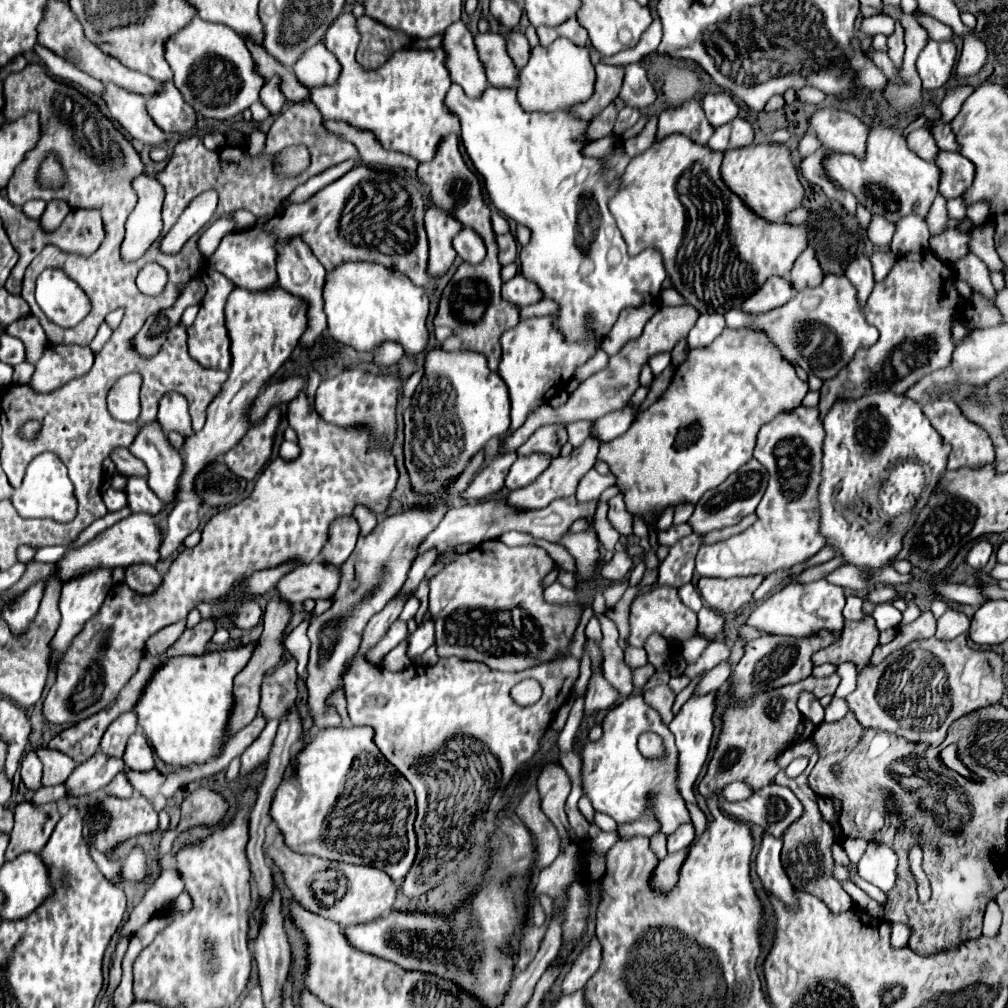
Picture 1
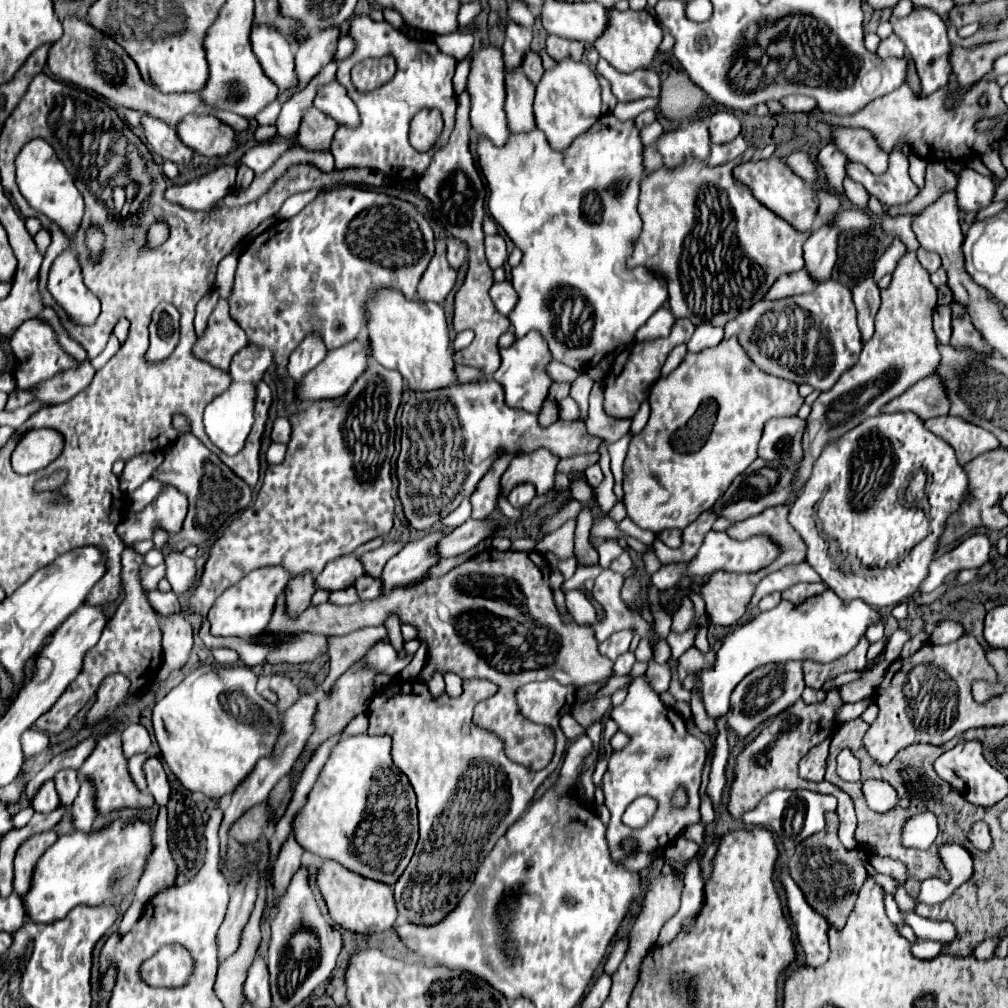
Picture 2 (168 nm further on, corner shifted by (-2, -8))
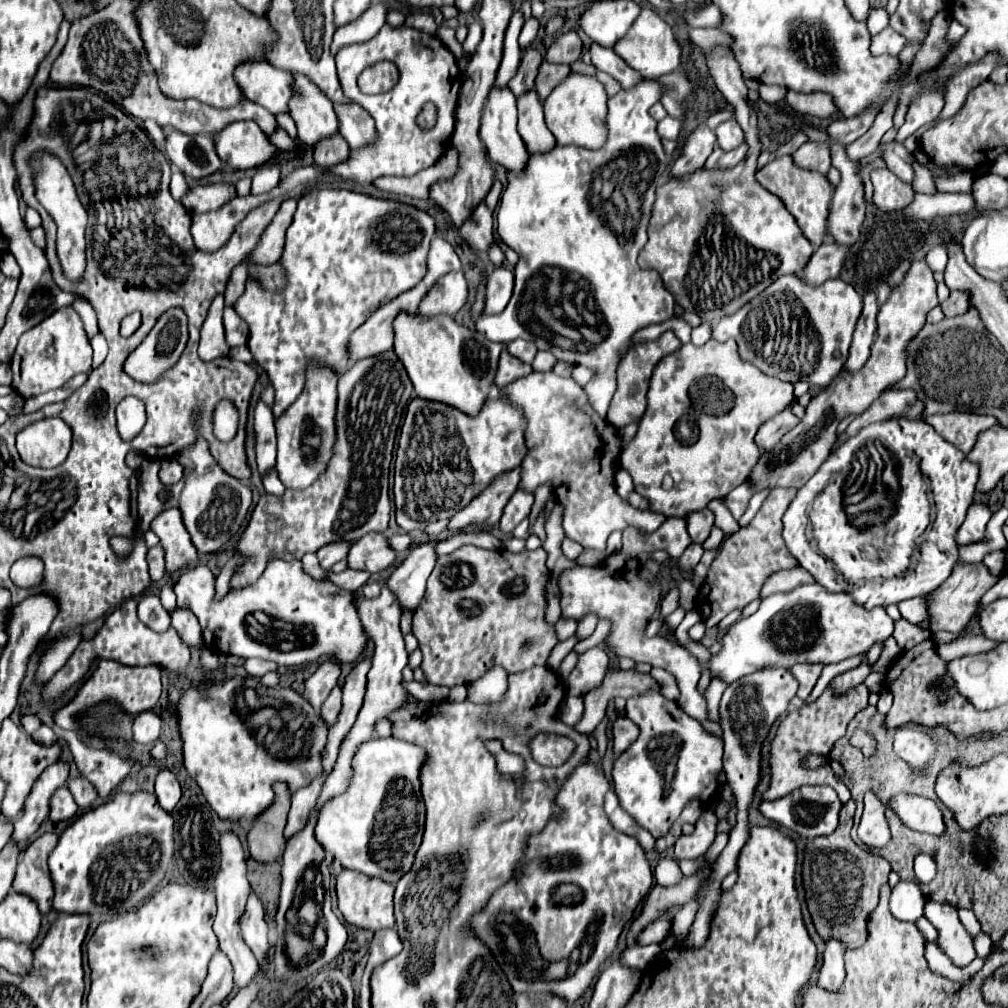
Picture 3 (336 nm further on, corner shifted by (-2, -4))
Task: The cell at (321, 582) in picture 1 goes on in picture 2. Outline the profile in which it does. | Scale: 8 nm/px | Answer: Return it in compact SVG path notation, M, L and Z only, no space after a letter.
M350 554L350 556L342 556L342 558L326 564L326 568L314 578L314 586L316 586L316 590L334 592L334 590L352 586L354 580L360 576L364 576L364 568L362 568L360 560L354 554Z

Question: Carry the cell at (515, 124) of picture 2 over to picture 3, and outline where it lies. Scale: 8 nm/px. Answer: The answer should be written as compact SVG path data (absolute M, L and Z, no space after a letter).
M534 90L518 98L518 132L530 152L550 152L556 140L544 124L542 104Z

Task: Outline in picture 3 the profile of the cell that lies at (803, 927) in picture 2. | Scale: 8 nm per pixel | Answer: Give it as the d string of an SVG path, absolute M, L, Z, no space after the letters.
M828 940L824 950L824 964L818 976L818 986L826 988L828 992L840 992L844 978L844 946L838 940Z

